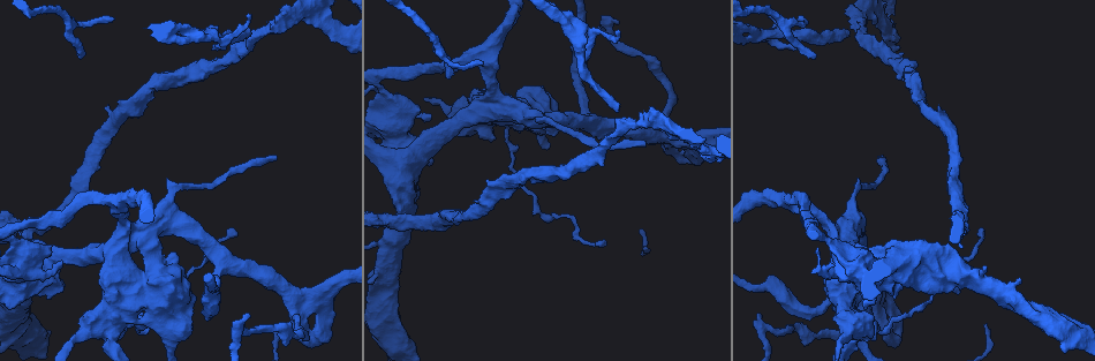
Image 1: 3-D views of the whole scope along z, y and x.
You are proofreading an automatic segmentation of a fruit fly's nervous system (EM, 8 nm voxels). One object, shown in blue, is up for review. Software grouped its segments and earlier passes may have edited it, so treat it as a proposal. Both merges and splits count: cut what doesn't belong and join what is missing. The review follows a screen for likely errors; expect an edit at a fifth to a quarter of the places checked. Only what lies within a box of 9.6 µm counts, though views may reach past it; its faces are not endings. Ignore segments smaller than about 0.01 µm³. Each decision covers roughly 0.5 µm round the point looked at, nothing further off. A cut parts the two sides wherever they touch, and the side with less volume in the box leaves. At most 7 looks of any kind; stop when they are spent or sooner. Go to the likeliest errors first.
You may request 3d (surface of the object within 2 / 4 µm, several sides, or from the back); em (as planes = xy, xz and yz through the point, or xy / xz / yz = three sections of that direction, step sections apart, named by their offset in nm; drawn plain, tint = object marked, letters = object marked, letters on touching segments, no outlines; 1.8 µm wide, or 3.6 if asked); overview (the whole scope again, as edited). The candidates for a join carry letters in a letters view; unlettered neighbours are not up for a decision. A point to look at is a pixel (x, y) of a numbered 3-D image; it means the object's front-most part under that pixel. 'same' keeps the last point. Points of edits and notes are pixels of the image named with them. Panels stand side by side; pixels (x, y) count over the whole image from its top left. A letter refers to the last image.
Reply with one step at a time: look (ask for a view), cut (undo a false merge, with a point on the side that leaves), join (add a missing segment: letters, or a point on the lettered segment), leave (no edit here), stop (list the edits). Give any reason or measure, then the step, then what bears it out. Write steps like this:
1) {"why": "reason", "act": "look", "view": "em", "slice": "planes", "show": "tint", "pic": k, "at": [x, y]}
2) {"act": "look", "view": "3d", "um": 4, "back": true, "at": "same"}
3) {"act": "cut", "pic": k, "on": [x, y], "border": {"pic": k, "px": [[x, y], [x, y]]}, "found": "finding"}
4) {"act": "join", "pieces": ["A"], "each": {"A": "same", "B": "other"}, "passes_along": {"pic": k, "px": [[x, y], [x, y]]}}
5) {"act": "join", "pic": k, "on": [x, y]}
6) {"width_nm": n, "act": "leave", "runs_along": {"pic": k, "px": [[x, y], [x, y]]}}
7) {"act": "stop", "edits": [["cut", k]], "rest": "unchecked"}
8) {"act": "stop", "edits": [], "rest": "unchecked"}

{"why": "free end", "act": "look", "view": "3d", "um": 2, "pic": 1, "at": [849, 31]}

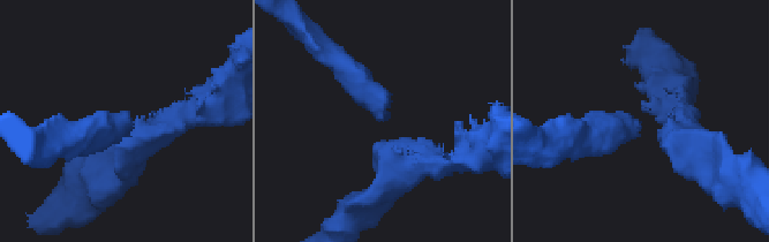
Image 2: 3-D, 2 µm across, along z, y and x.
{"why": "now the EM", "act": "look", "view": "em", "slice": "planes", "show": "letters", "pic": 2, "at": [126, 114]}

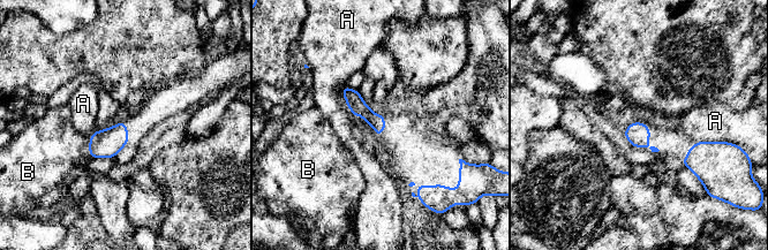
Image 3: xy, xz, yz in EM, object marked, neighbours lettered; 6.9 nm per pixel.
{"act": "leave", "each": {"A": "other", "B": "other"}, "border": {"pic": 3, "px": [[345, 84], [341, 95], [353, 118]]}, "found": "none of them fits"}

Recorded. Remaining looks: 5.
{"why": "arms part here", "act": "look", "view": "3d", "um": 2, "pic": 1, "at": [566, 22]}

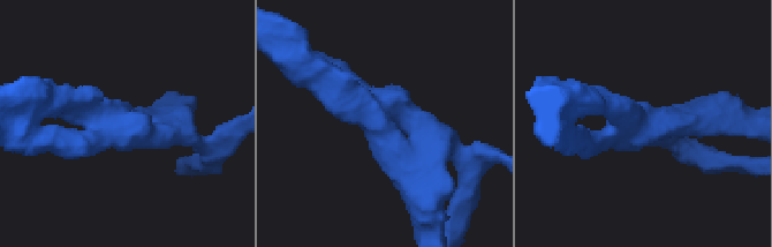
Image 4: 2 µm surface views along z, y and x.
{"act": "look", "view": "em", "slice": "xz", "step": 8, "show": "tint", "pic": 4, "at": [121, 126]}

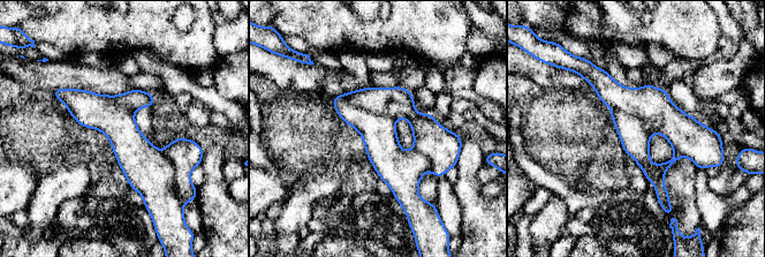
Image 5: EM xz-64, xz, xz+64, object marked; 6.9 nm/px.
{"act": "look", "view": "em", "slice": "xz", "step": 8, "show": "letters", "at": "same"}

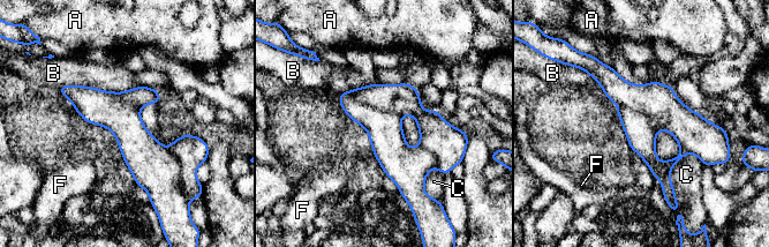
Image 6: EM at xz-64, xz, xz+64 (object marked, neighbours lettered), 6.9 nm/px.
{"width_nm": 280, "act": "leave", "each": {"A": "other", "B": "other", "C": "other", "F": "other"}, "border": {"pic": 6, "px": [[693, 152], [672, 167], [675, 199]]}, "found": "continuous, no second neuron"}

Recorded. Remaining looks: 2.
{"why": "an open end", "act": "look", "view": "em", "slice": "planes", "show": "letters", "pic": 1, "at": [447, 76]}

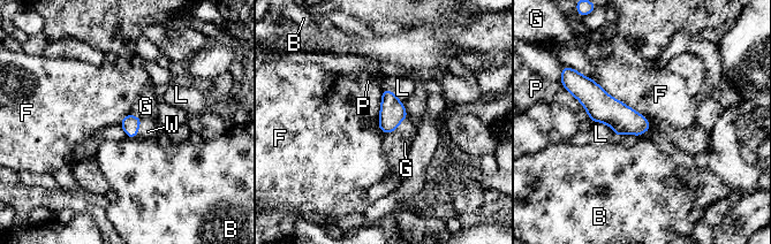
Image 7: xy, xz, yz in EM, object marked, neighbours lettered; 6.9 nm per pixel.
{"act": "join", "pieces": ["W"], "each": {"B": "other", "F": "other", "G": "other", "L": "other", "P": "other", "W": "same"}, "found": "it goes on there"}

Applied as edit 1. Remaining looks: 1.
{"act": "stop", "edits": [["join", 7]], "rest": "unchecked"}

